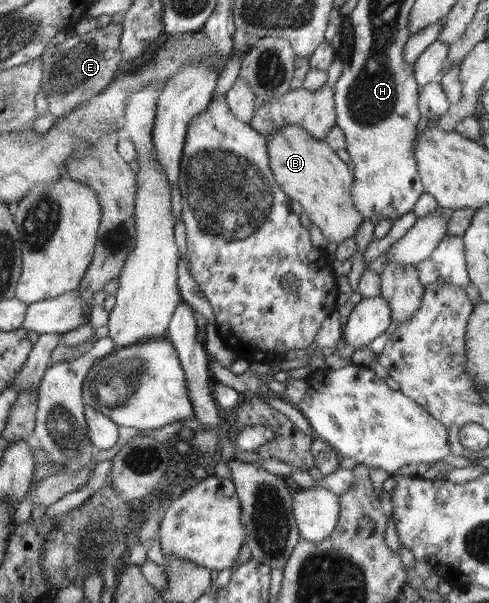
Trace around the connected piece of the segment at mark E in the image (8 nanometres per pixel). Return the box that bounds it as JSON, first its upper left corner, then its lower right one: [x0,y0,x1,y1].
[40,23,122,119]

